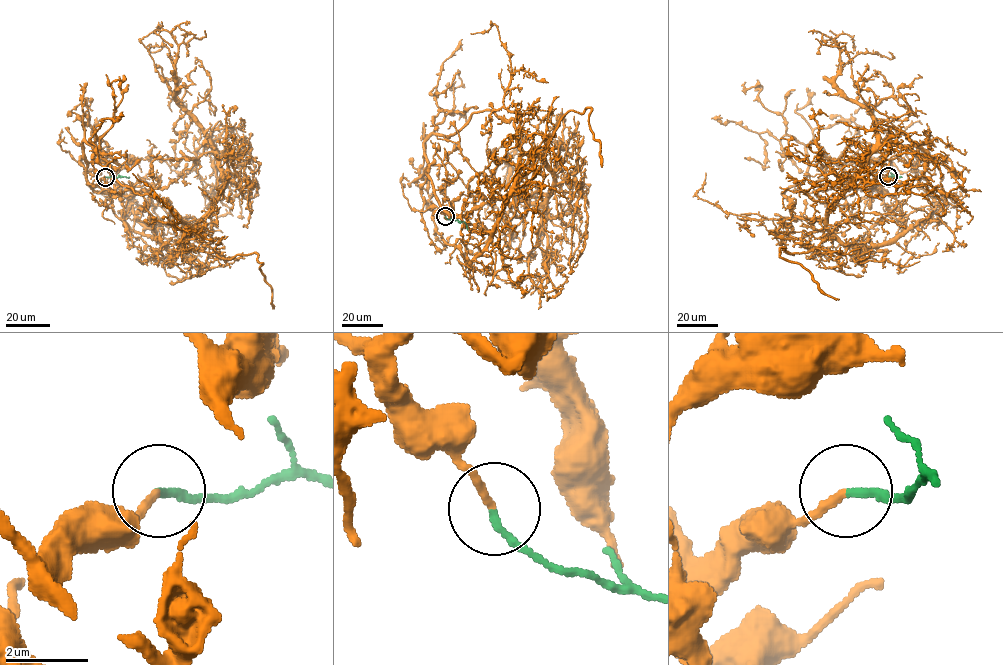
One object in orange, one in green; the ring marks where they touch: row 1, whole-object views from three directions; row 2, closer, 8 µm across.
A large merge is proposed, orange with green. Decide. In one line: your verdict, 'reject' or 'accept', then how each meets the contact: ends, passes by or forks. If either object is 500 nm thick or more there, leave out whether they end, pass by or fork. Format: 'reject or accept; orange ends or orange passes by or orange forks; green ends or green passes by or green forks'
accept; orange ends; green ends

